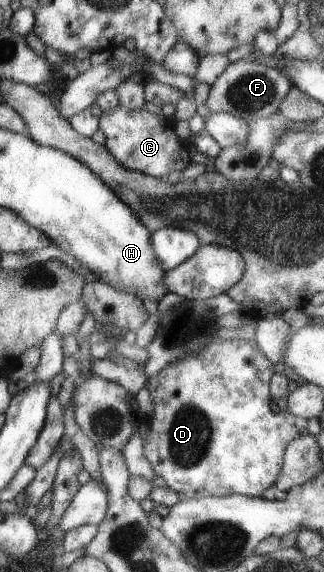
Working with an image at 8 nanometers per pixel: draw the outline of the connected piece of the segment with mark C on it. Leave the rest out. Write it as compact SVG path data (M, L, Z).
M119 106L112 111L104 111L99 117L99 130L104 134L105 146L113 158L126 169L160 179L166 179L173 172L184 171L188 165L188 150L174 134L174 120L164 115L150 114L146 109L128 110Z

